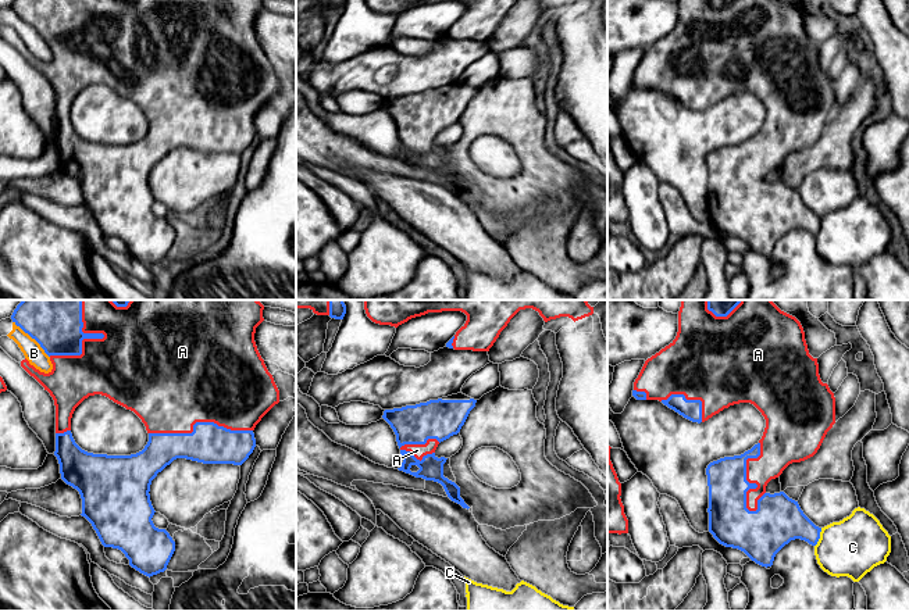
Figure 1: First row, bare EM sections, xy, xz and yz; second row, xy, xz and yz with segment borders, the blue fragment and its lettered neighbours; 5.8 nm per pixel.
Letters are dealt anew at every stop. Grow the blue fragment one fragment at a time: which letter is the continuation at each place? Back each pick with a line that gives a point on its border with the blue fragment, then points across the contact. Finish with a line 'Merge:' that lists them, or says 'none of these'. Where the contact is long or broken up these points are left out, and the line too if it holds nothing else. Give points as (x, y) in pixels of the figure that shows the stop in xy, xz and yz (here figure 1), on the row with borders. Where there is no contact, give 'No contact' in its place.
A: Touches blue at xy (96, 338)
Merge: A

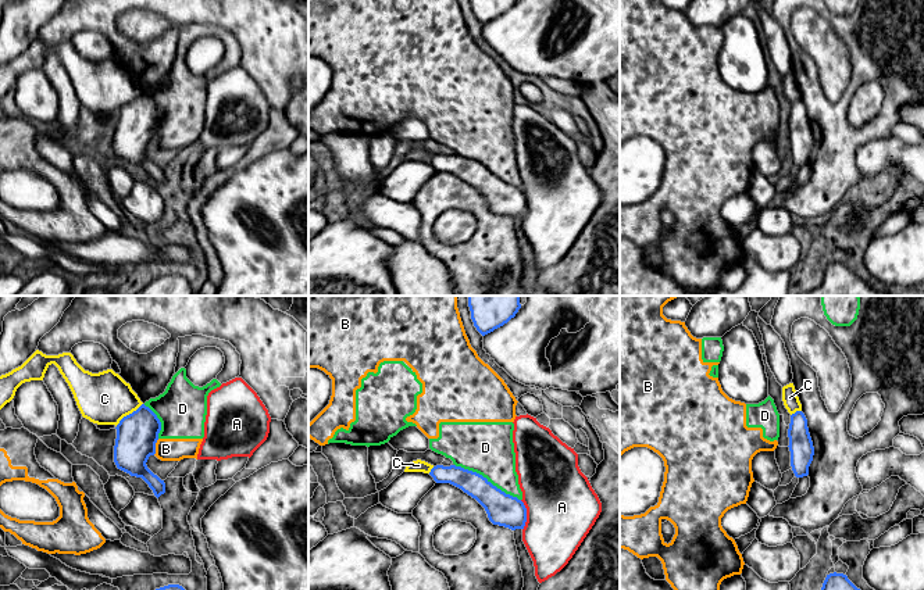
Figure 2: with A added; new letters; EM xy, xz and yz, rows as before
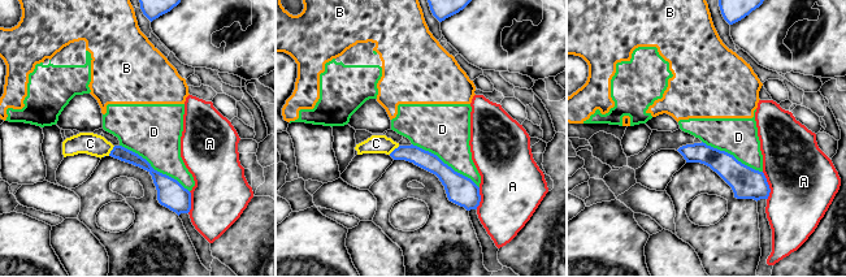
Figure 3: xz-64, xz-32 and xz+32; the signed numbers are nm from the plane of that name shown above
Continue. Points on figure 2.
Merge: none of these

